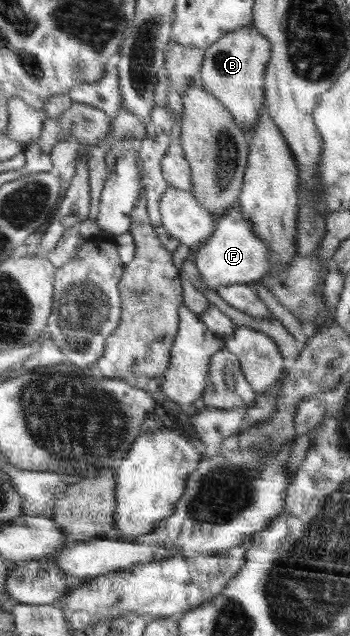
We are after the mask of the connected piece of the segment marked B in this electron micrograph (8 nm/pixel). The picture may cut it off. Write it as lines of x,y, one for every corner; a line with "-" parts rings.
253,24
222,35
221,39
205,49
204,63
198,73
202,85
222,101
232,114
234,123
246,129
246,133
252,133
254,125
261,120
260,113
265,102
264,76
271,53
270,42

